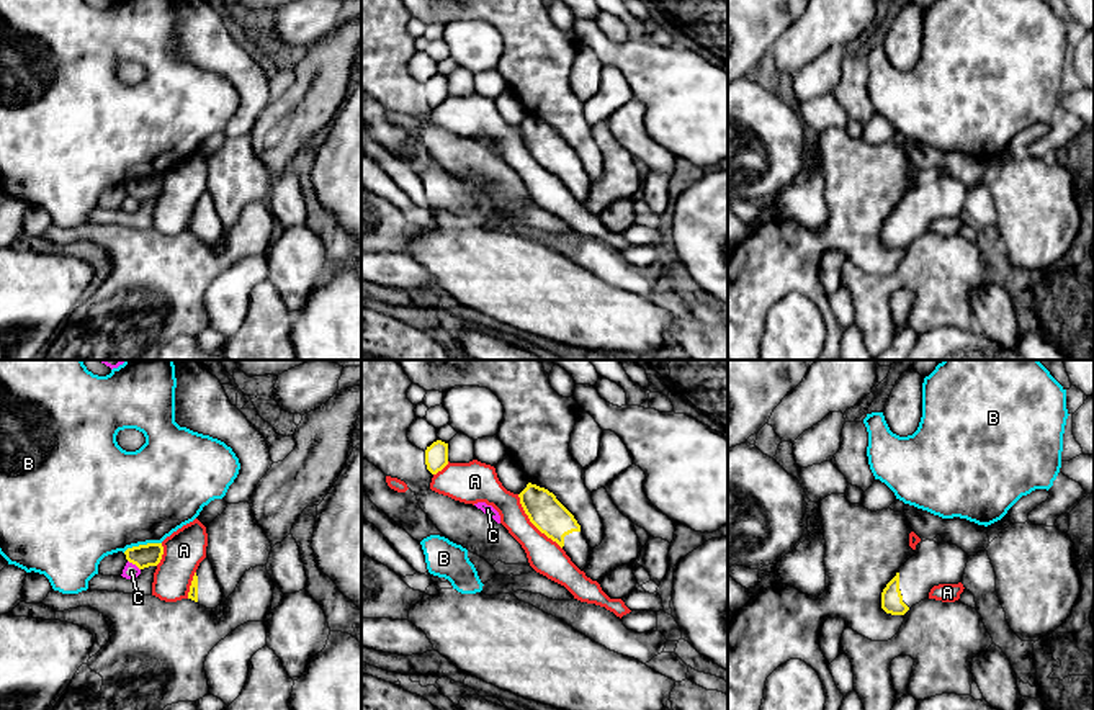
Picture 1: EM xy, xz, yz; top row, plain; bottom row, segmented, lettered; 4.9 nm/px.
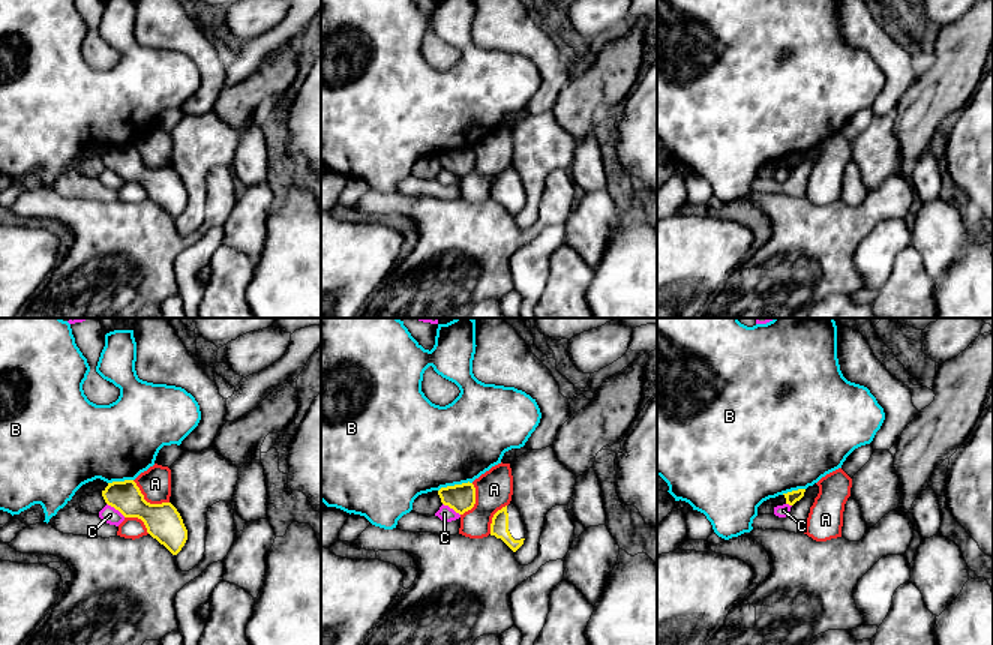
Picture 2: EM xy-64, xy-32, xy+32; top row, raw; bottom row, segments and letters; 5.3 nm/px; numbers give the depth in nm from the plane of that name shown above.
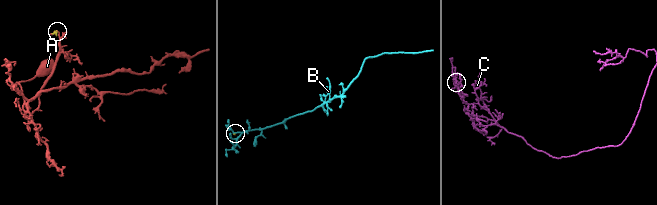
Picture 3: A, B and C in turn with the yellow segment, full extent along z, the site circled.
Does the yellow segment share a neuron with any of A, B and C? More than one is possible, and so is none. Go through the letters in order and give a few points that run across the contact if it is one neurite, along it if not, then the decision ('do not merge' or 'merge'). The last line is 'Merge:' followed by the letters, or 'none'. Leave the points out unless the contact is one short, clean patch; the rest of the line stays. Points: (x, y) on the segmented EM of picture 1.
A: do not merge
B: do not merge
C: xy (128, 560), (139, 570) | do not merge
Merge: none

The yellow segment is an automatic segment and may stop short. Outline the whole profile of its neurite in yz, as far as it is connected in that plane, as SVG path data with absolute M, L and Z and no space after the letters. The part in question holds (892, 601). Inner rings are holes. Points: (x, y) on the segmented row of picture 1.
M922 541L919 553L883 589L881 609L891 615L904 615L927 599L934 586L962 582L968 558L957 545Z

